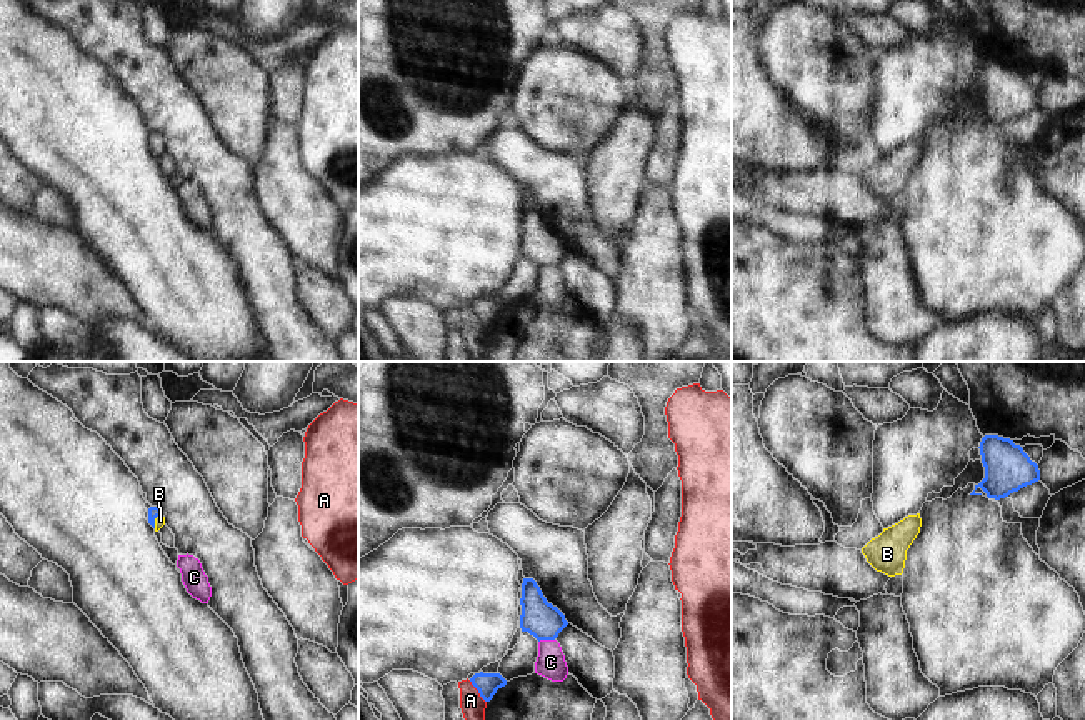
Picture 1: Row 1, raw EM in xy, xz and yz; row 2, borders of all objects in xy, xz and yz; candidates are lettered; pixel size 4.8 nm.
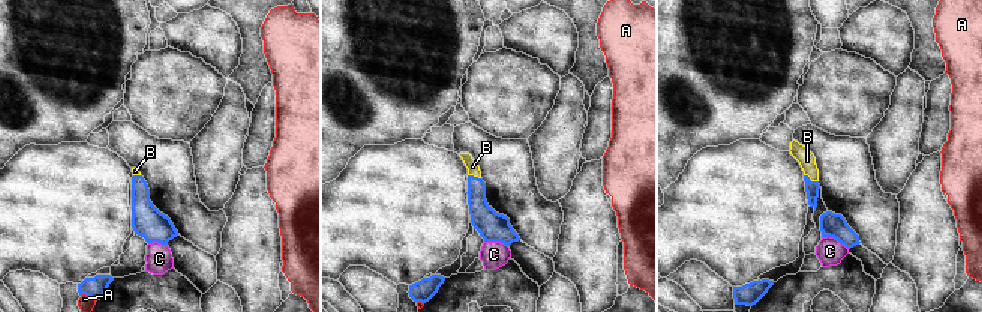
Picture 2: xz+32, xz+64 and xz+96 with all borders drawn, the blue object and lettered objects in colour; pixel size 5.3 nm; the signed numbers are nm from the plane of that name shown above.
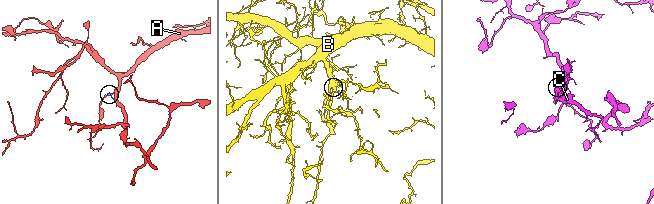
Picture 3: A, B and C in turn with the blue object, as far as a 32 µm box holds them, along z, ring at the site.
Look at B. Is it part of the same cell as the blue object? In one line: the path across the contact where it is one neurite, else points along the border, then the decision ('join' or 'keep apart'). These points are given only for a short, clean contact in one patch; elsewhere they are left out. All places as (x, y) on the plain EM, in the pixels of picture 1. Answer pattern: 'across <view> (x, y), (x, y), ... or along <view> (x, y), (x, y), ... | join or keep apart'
across xy (154, 139), (154, 147), (160, 147) | join

